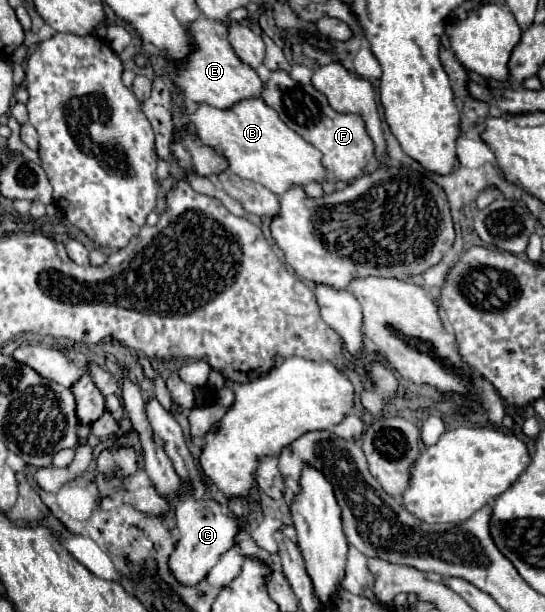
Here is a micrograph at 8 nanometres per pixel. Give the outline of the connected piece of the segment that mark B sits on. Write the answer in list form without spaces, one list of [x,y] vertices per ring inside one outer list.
[[[242,100],[228,110],[218,110],[208,104],[198,104],[196,112],[190,114],[190,122],[198,138],[220,148],[228,158],[228,170],[240,178],[264,184],[274,194],[284,194],[292,186],[306,186],[310,182],[324,182],[326,168],[322,166],[322,152],[300,138],[284,120],[262,100]]]

